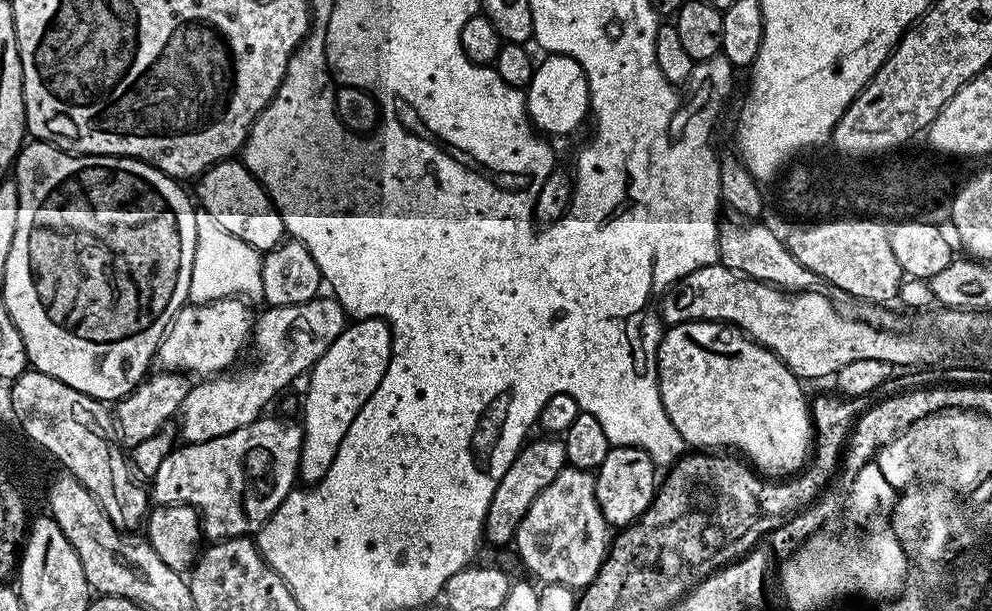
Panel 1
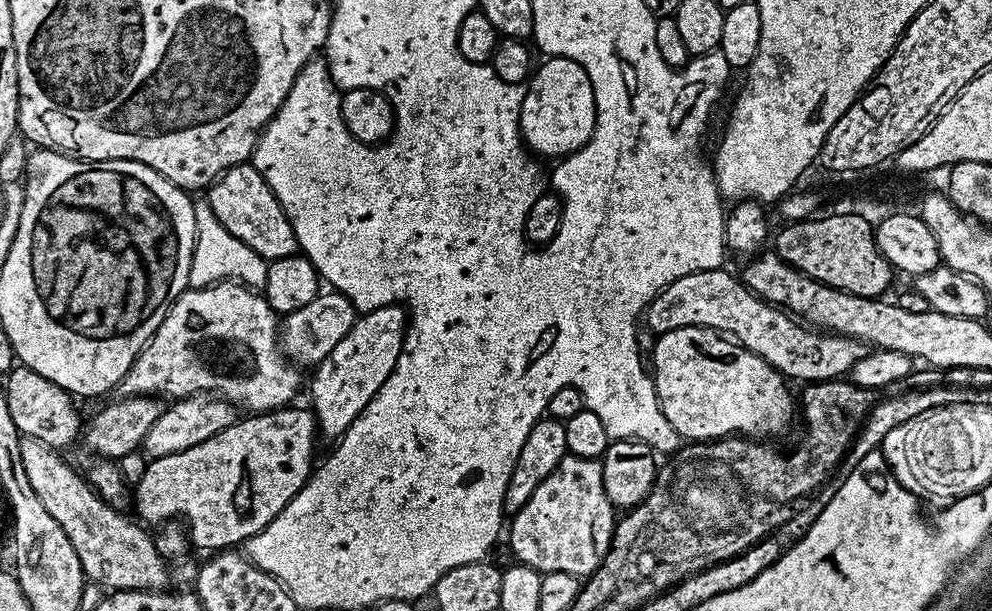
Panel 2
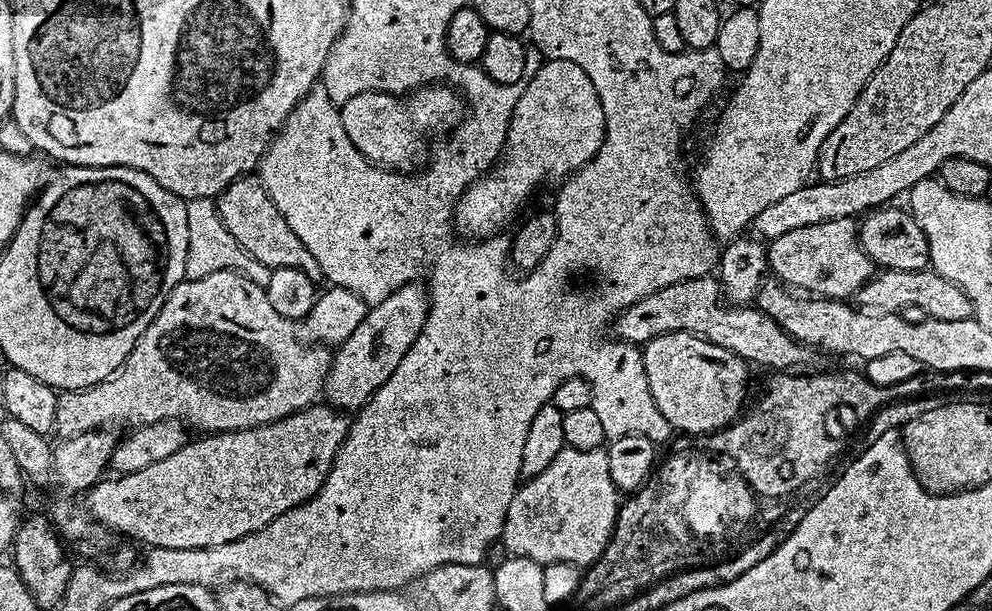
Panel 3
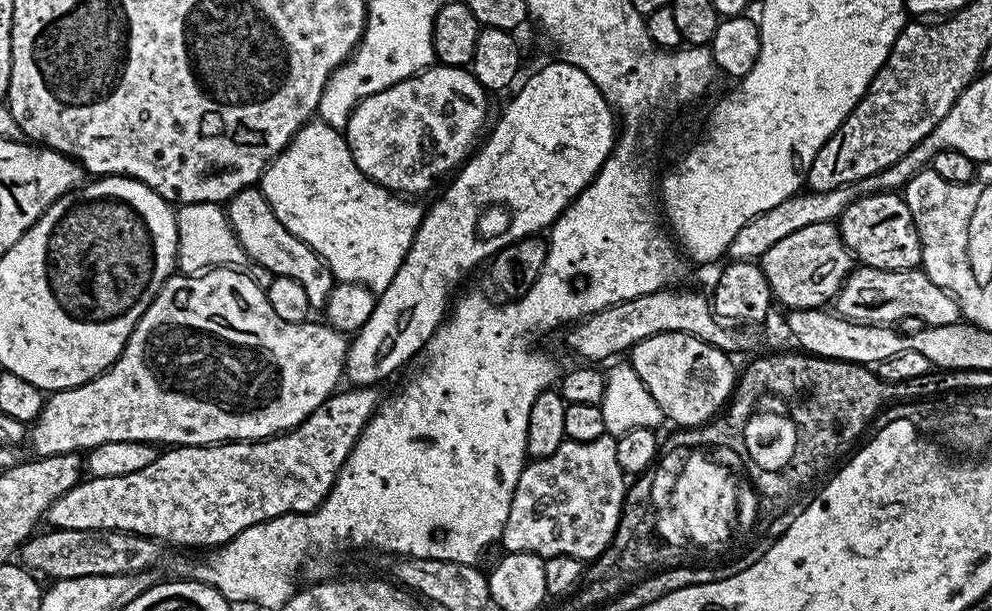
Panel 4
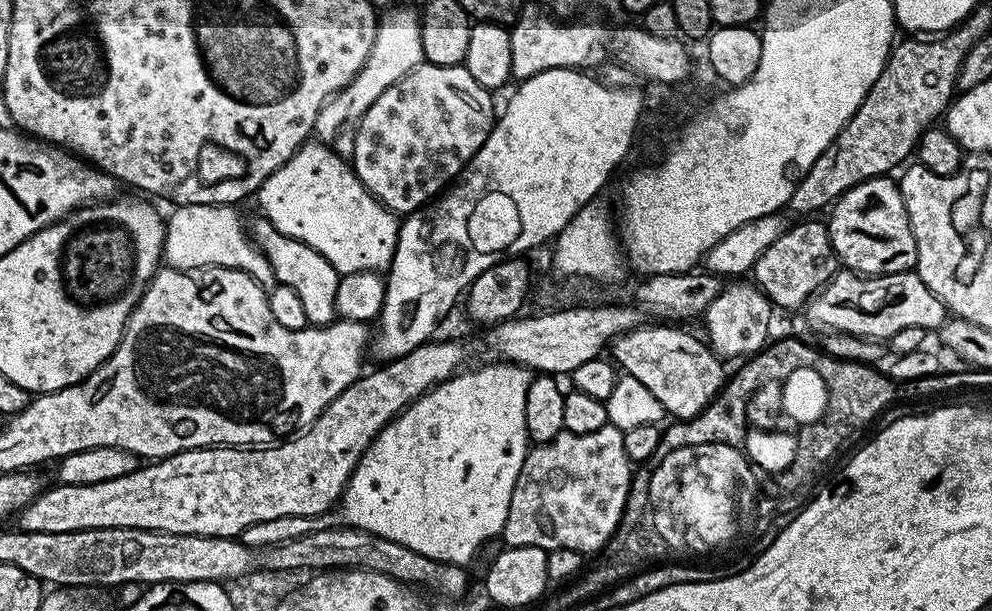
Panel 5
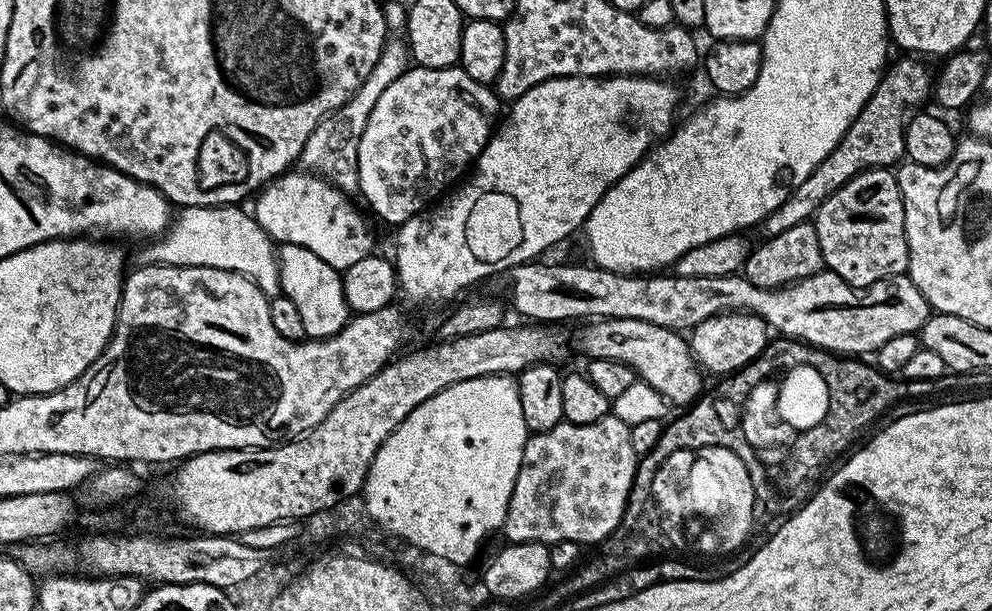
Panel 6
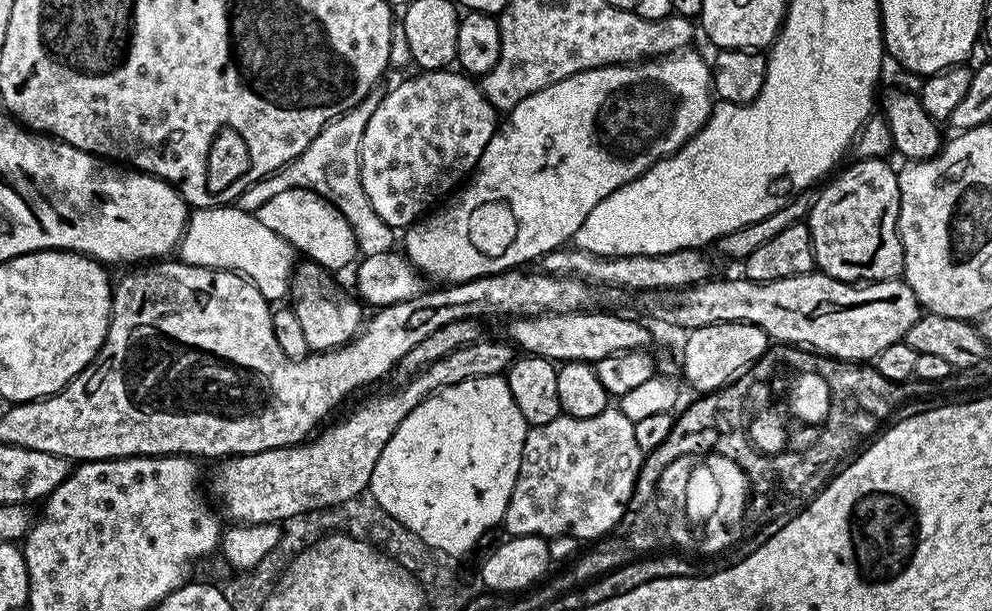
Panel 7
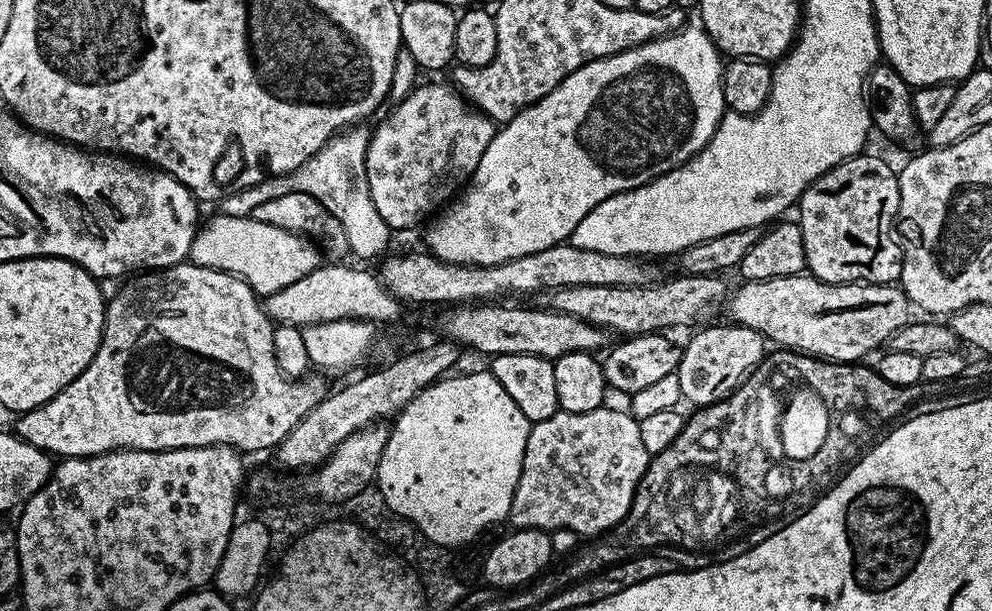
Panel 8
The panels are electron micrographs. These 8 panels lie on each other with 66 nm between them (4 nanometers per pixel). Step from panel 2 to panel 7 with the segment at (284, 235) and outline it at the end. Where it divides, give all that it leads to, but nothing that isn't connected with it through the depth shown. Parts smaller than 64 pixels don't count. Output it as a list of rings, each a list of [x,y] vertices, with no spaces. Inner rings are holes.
[[[303,263],[295,265],[290,281],[290,296],[296,299],[294,309],[299,325],[302,326],[303,337],[312,352],[328,352],[331,348],[340,348],[360,331],[366,320],[366,312],[365,316],[363,312],[365,309],[351,295],[331,296],[327,288],[328,280],[324,277],[327,276],[325,269],[319,264]]]

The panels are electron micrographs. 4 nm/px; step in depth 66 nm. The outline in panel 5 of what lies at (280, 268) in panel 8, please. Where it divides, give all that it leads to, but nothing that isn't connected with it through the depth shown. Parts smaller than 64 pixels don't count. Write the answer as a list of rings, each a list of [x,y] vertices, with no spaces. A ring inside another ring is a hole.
[[[182,204],[171,209],[172,217],[169,215],[164,230],[164,254],[163,263],[169,268],[178,268],[181,272],[192,272],[203,270],[209,266],[213,268],[236,268],[244,272],[258,286],[265,290],[272,290],[276,287],[274,270],[270,270],[270,262],[260,252],[259,248],[252,243],[249,233],[240,225],[240,216],[236,213],[235,207],[227,204]]]

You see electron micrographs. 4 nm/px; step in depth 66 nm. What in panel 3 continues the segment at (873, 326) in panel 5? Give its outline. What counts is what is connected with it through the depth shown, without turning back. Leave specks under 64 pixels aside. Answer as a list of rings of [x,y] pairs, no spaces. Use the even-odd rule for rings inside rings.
[[[884,270],[873,275],[855,293],[855,303],[871,313],[899,313],[902,308],[921,308],[925,317],[934,319],[966,319],[972,316],[972,303],[962,289],[954,282],[942,278],[937,272],[907,272],[906,270]]]

